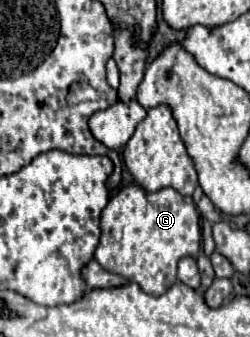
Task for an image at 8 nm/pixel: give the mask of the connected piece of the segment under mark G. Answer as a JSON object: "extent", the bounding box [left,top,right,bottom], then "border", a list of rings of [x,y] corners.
{"extent":[94,184,202,296],"border":[[[138,184],[124,186],[110,198],[100,220],[102,236],[94,258],[108,272],[120,274],[152,296],[164,294],[176,282],[176,264],[184,256],[196,256],[202,230],[196,204],[174,188],[148,192]]]}

